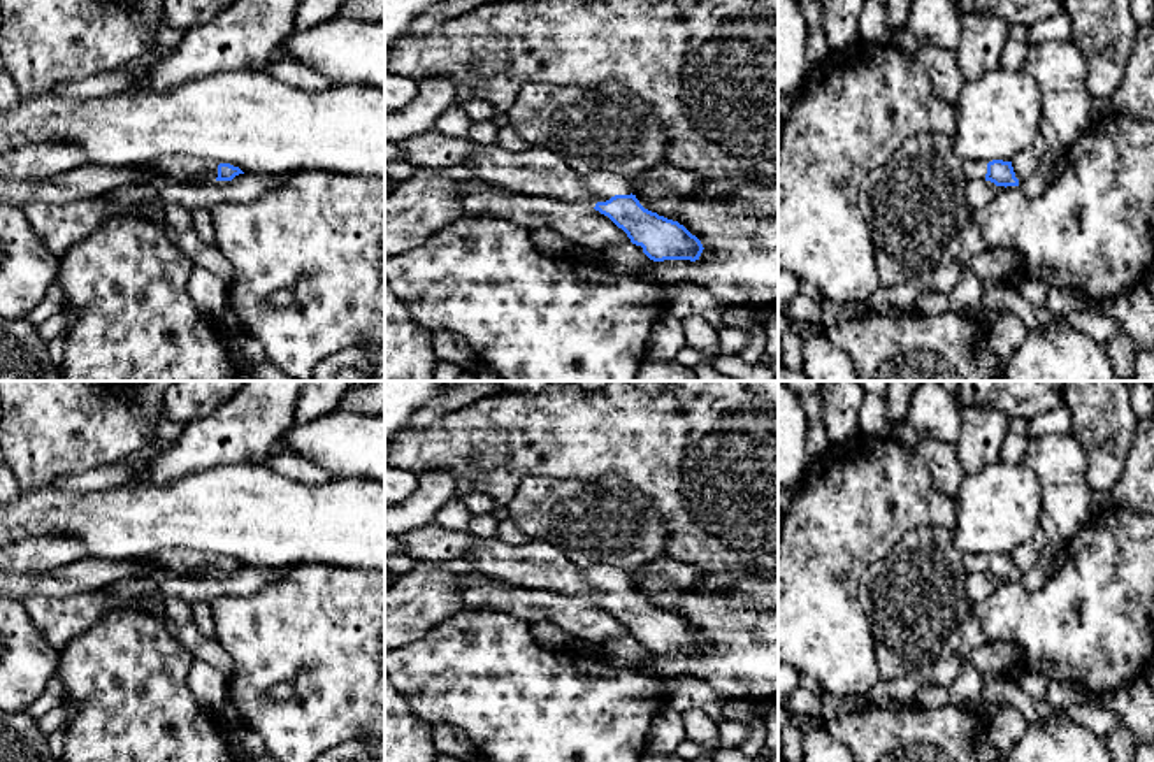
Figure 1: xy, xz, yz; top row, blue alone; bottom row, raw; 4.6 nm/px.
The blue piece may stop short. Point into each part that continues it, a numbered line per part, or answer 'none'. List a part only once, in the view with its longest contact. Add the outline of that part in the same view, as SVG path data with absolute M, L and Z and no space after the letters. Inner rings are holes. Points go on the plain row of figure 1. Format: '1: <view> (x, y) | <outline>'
1: xz (538, 564) | M480 537L465 558L478 572L515 586L550 590L590 602L615 588L631 588L627 572L611 565L578 567L559 548L539 539L511 546L497 537Z

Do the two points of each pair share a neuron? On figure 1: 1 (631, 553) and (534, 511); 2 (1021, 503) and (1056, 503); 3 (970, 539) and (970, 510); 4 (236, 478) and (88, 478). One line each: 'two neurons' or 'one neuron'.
1: one neuron
2: two neurons
3: one neuron
4: two neurons

